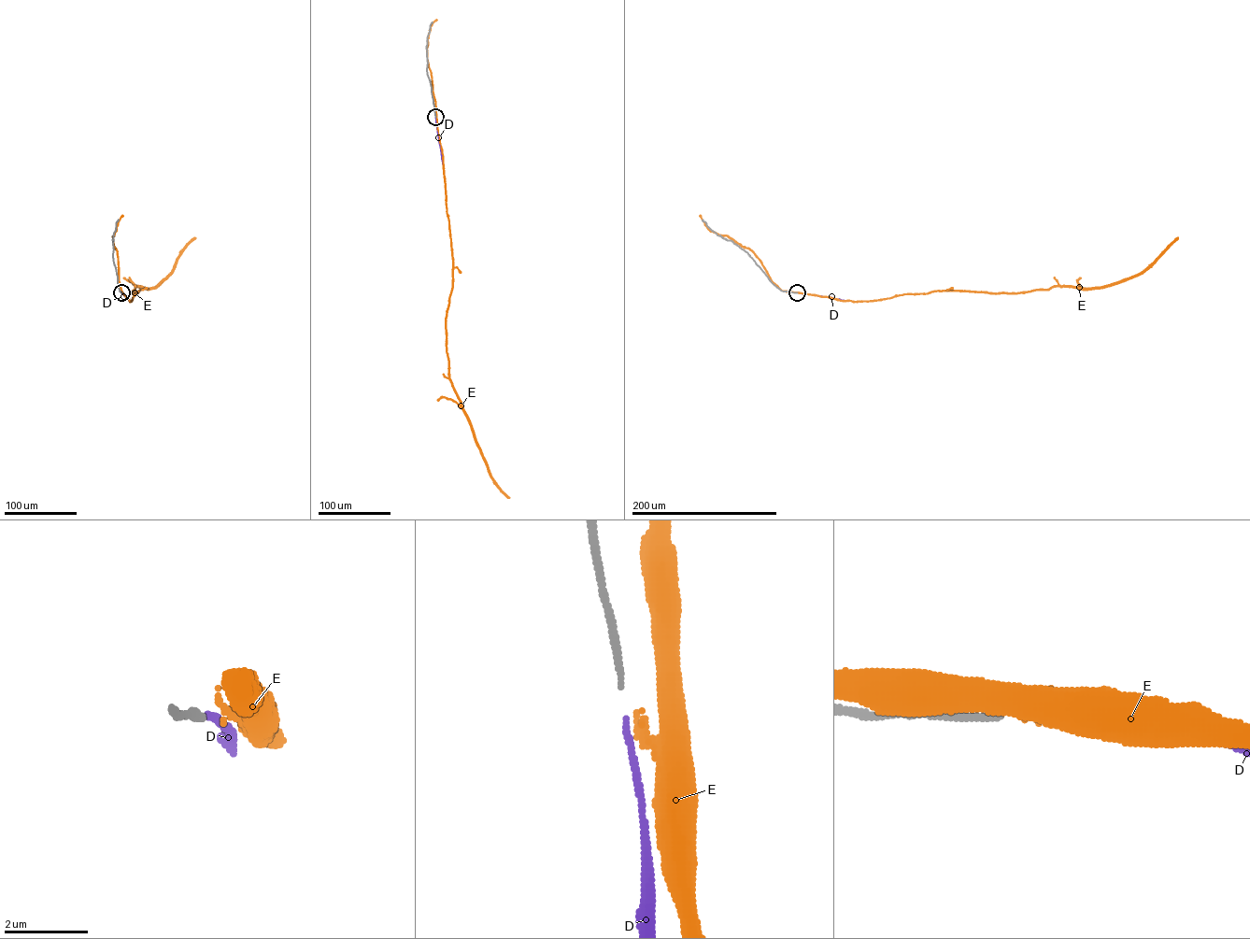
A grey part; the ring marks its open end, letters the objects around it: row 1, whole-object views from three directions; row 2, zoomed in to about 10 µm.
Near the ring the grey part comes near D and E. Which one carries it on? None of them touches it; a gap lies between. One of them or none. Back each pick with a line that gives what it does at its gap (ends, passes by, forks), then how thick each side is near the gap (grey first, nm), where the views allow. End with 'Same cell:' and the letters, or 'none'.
D: it ends there; 140 nm thick on the grey side, 120 nm on the other
Same cell: D

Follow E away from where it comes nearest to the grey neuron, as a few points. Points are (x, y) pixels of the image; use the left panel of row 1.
E: (121, 292), (131, 301), (139, 291), (132, 292), (135, 286), (152, 288), (169, 274)

